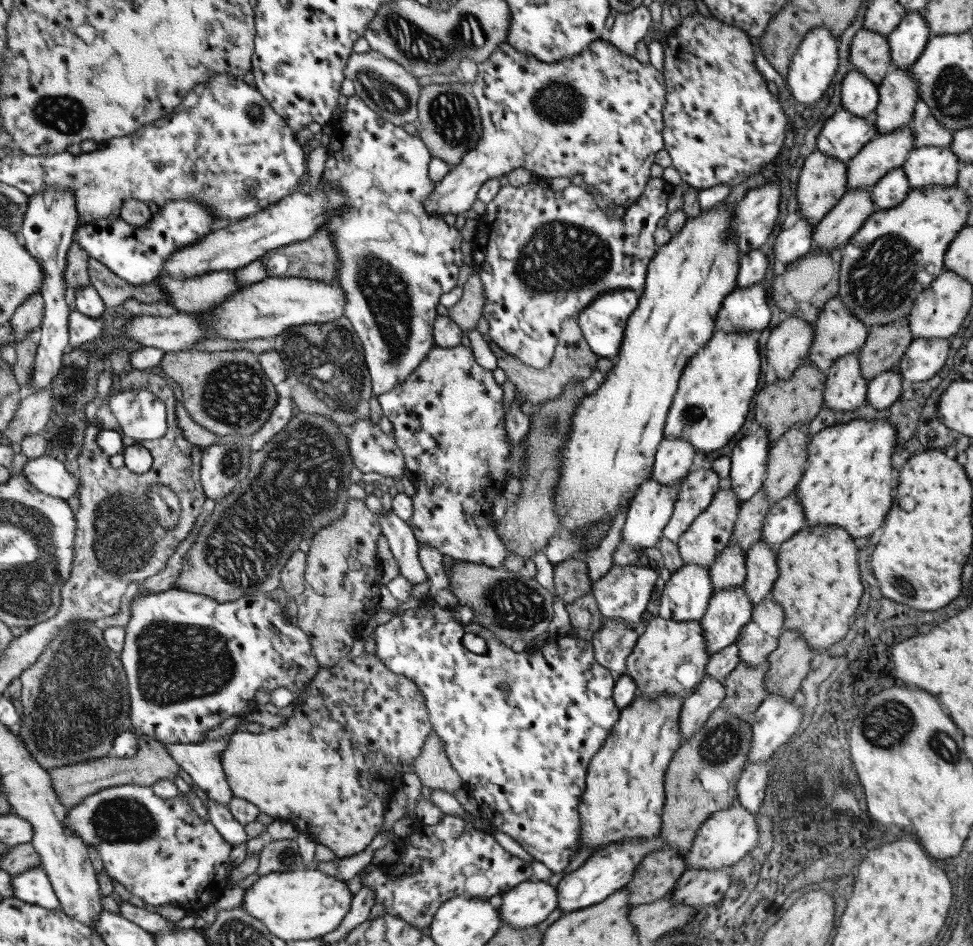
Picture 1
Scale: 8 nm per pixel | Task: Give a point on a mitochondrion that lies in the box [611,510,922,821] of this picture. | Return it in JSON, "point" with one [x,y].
{"point":[887,727]}

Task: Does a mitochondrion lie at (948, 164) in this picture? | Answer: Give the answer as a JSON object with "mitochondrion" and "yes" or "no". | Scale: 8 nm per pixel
{"mitochondrion":"no"}

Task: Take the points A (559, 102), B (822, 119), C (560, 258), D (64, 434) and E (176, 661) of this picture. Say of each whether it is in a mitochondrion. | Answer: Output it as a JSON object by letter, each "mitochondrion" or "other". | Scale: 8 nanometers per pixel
{"A":"mitochondrion","B":"other","C":"mitochondrion","D":"mitochondrion","E":"mitochondrion"}

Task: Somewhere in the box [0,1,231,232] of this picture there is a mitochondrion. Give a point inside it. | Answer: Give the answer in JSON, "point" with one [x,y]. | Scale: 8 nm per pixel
{"point":[65,114]}

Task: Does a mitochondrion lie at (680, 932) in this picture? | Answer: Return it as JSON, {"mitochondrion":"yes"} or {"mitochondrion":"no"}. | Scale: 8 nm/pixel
{"mitochondrion":"no"}

